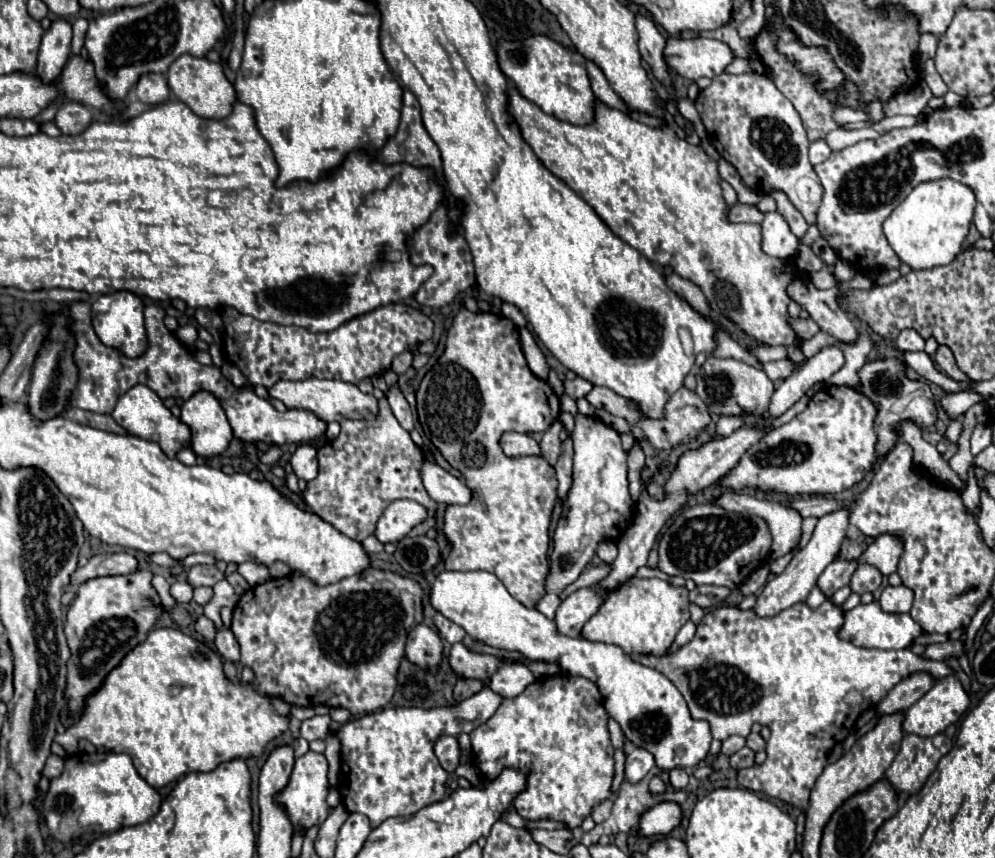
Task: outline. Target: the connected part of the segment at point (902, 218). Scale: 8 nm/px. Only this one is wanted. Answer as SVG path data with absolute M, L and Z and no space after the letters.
M952 178L928 180L918 184L906 200L884 220L884 236L898 254L914 270L930 270L950 264L960 252L970 230L976 208L976 196L966 186Z

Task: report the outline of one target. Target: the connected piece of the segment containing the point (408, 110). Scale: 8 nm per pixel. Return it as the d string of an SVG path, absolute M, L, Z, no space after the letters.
M404 90L398 130L392 138L388 138L380 150L380 156L386 164L408 162L412 166L432 166L436 170L436 178L442 180L442 160L438 146L428 136L420 118L420 104L416 104L416 96L410 90Z

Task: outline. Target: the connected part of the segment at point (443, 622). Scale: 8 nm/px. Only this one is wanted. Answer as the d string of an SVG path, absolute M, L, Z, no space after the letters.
M436 614L436 616L434 616L434 624L436 624L440 636L442 636L444 640L448 640L450 644L454 644L454 642L462 642L462 638L466 636L466 632L464 632L458 624L450 622L450 620L444 618L442 614Z

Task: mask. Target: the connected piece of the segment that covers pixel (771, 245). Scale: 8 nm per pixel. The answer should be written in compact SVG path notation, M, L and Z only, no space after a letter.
M766 212L762 220L762 250L770 256L792 260L798 248L796 236L792 236L788 222L778 212Z

